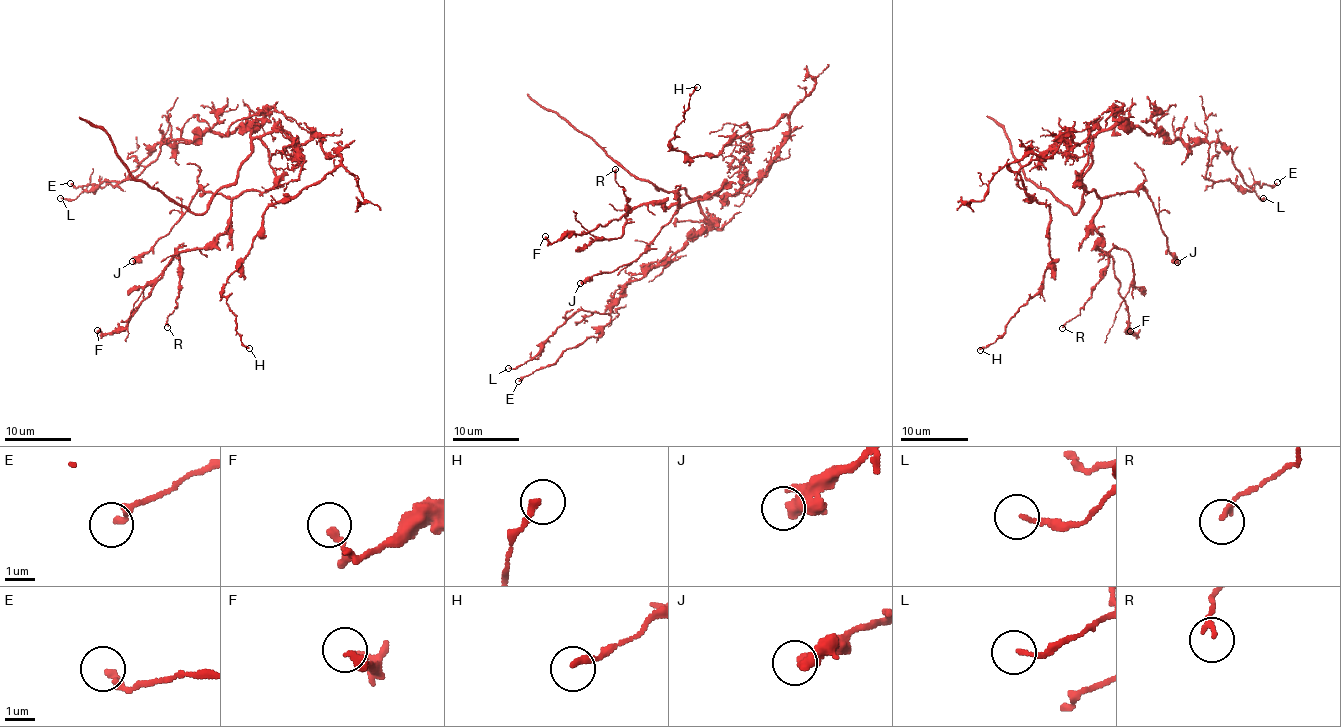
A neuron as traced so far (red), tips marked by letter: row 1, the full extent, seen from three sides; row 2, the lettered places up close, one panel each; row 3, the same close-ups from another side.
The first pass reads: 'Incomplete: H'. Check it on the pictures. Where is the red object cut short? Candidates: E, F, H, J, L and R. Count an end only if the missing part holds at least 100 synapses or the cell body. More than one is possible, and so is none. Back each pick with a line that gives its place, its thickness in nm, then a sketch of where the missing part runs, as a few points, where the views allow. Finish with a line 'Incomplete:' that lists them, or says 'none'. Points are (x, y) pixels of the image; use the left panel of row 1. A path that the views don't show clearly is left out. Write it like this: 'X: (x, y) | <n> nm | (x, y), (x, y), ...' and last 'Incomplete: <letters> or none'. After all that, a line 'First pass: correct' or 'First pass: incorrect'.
Incomplete: none
First pass: incorrect

